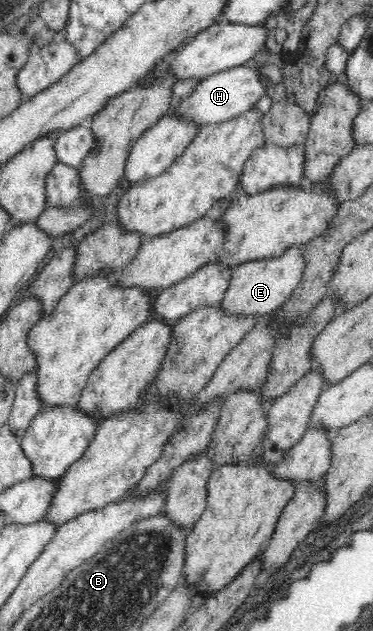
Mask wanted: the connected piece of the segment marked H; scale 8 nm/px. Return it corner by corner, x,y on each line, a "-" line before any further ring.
247,64
209,75
202,79
195,91
186,99
171,102
168,116
181,116
182,120
191,120
199,125
215,124
231,120
248,110
255,109
257,102
267,95
268,83
261,77
259,68

